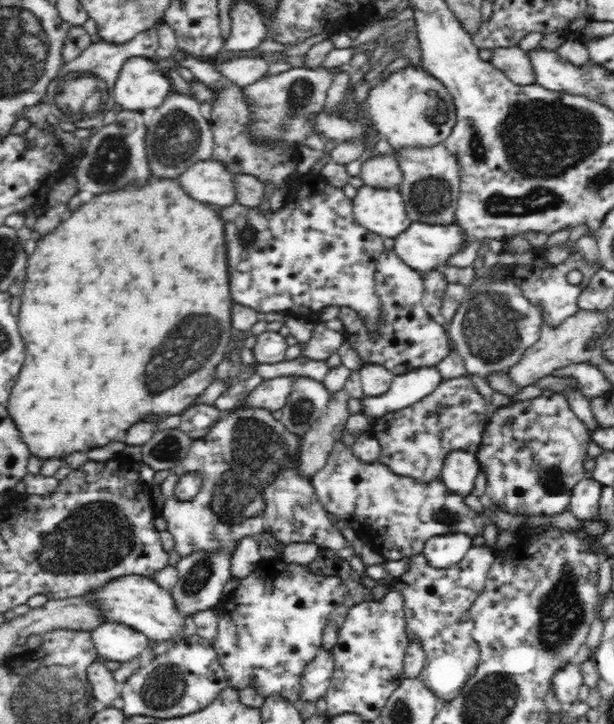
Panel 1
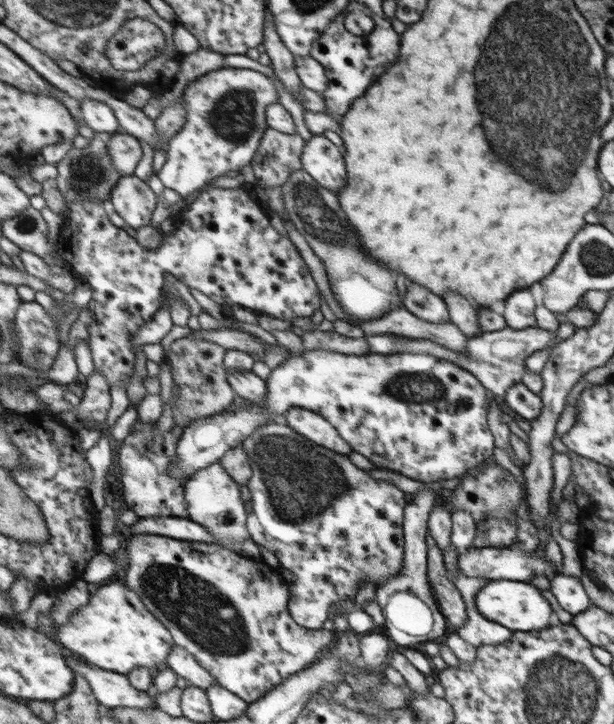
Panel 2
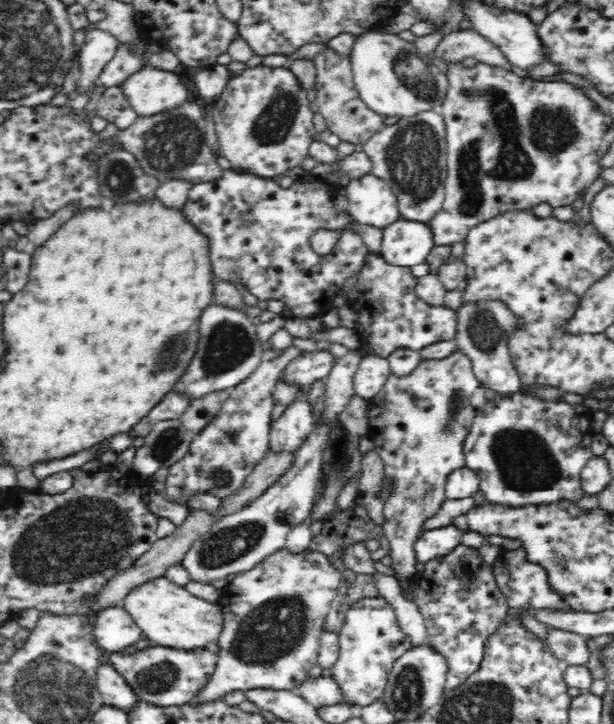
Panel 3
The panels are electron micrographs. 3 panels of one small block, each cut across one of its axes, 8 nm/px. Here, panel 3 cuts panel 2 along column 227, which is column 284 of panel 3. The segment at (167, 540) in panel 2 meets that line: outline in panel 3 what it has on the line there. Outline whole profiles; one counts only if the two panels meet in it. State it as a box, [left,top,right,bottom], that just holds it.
[192,549,342,705]

